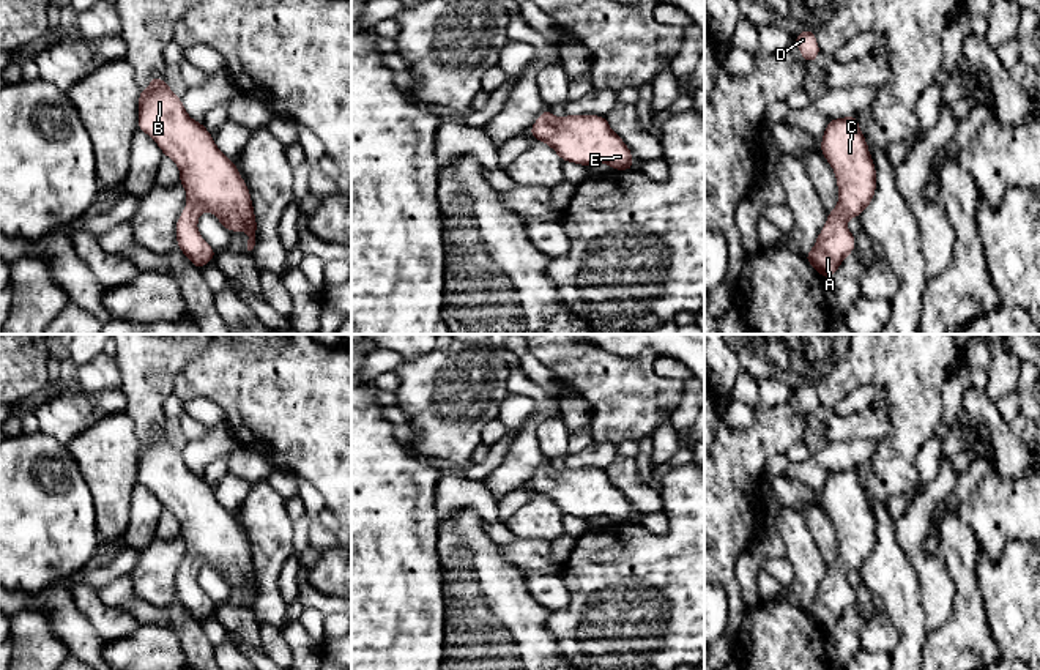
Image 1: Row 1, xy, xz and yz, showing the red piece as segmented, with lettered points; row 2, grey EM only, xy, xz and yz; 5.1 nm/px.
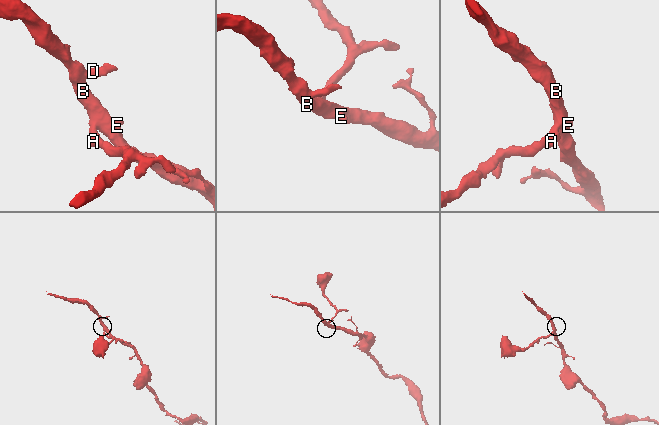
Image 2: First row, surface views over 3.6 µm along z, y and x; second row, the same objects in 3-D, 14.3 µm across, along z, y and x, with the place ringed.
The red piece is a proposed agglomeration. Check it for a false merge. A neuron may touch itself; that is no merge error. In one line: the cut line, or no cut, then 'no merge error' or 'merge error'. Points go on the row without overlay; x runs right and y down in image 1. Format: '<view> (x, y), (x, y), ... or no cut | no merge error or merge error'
no cut | no merge error

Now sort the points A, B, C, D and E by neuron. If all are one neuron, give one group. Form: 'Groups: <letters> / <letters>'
Groups: A B C D E

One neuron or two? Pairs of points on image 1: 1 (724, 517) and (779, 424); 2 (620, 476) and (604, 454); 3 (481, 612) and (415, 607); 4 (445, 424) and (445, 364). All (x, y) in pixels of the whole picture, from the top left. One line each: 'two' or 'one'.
1: one
2: two
3: two
4: one

